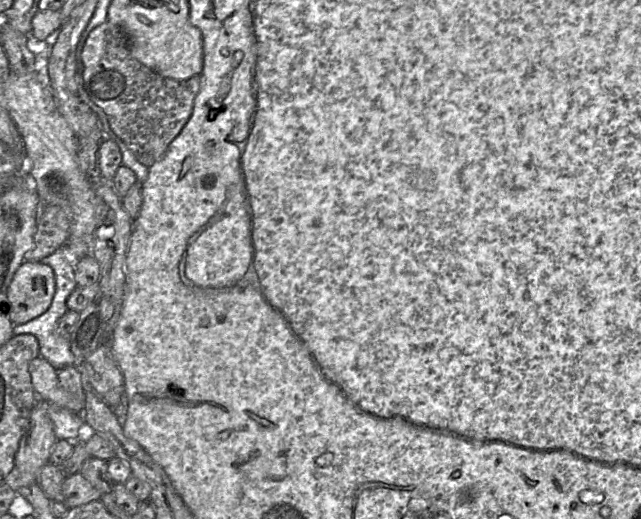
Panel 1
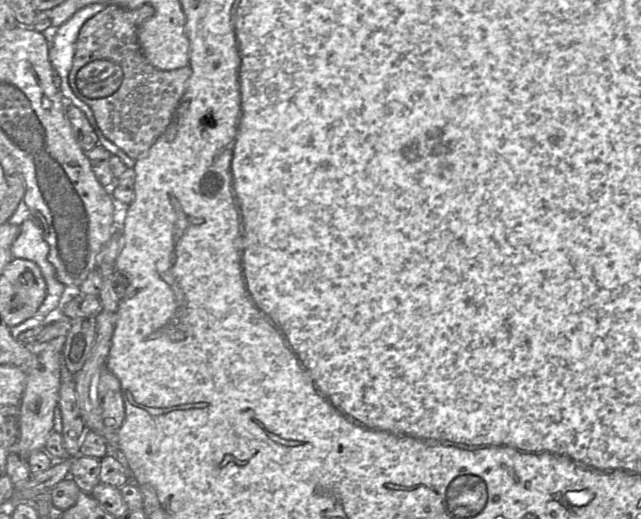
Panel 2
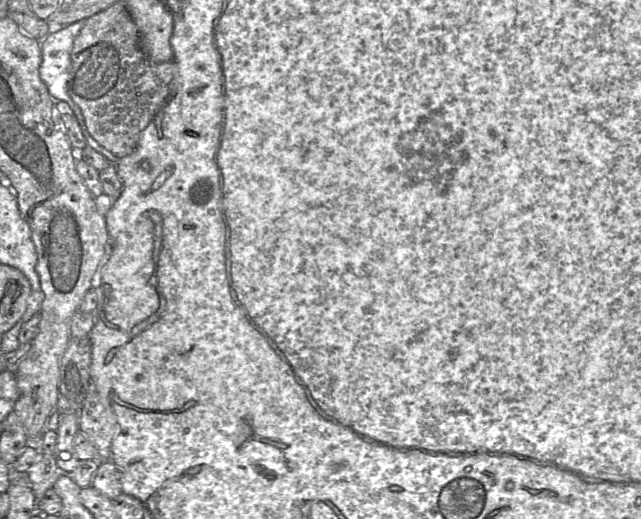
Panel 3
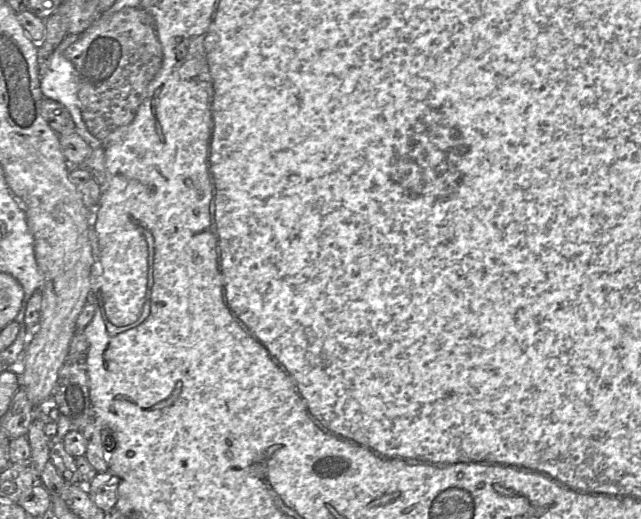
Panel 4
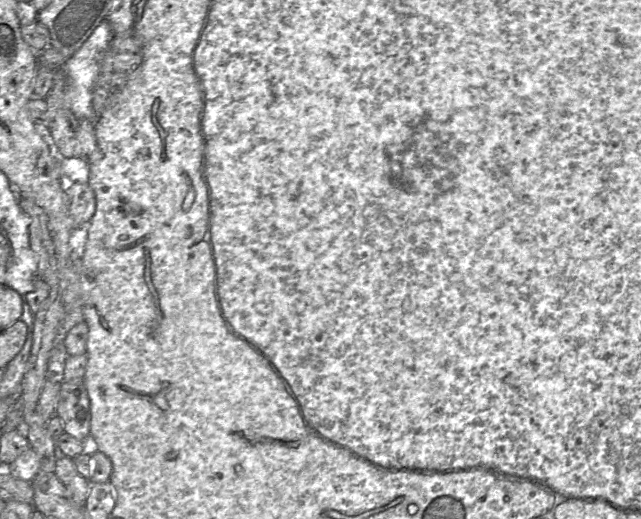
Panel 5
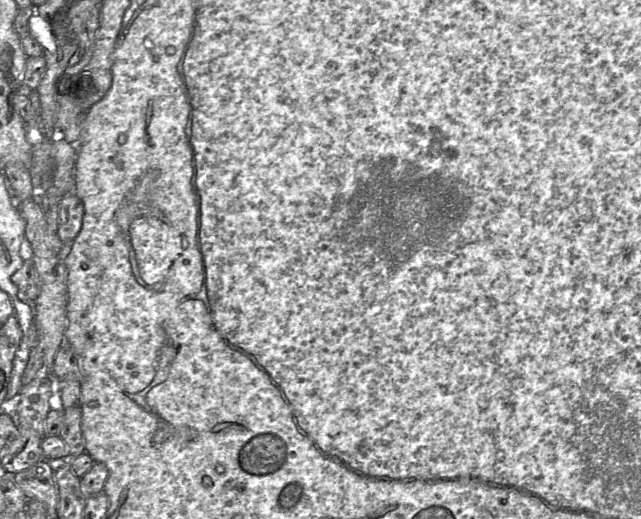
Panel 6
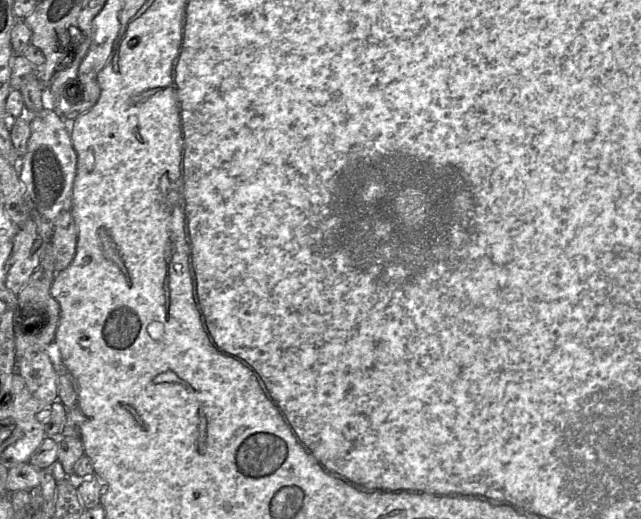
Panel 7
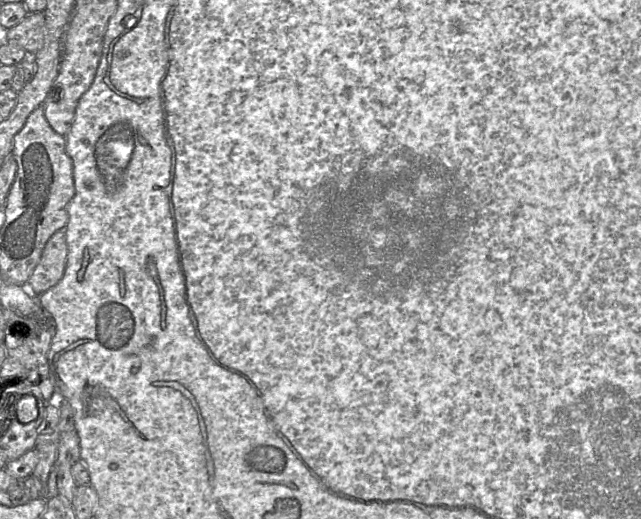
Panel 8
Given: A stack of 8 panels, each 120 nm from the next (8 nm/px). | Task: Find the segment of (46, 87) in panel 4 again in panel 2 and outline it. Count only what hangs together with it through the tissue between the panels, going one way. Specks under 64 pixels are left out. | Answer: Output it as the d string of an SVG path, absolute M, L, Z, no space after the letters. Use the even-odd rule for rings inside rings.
M95 3L79 10L67 22L57 28L48 48L49 61L54 72L60 78L60 93L65 101L77 107L86 116L94 130L100 130L100 128L93 111L73 93L69 84L69 74L73 66L76 42L81 27L105 7L104 4Z

